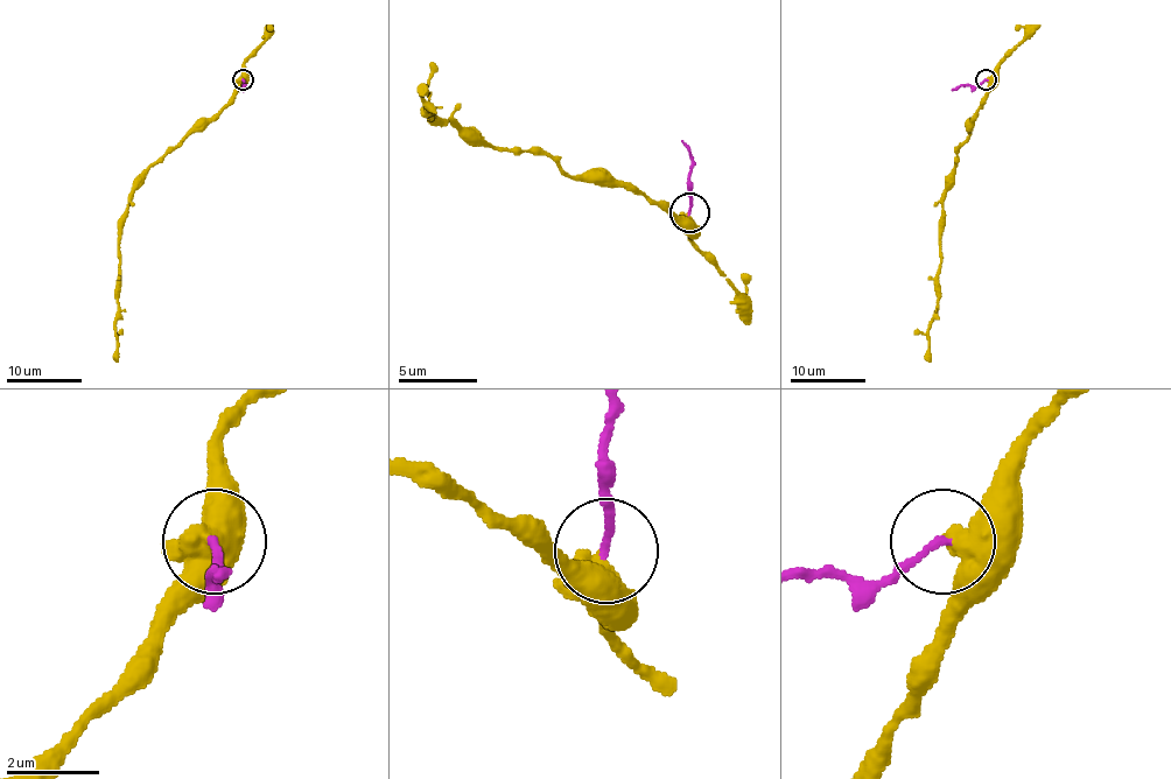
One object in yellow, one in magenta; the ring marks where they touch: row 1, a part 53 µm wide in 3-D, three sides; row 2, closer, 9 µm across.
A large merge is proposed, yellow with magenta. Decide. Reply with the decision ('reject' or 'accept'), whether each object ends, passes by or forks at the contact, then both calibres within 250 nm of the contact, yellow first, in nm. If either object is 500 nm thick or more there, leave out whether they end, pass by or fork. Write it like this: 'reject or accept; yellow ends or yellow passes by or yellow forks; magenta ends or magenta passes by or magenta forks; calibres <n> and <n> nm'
reject; calibres 600 and 150 nm

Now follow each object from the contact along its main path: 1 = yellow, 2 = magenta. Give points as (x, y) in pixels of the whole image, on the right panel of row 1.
1: (987, 79), (988, 95), (942, 190), (938, 317), (930, 324), (926, 360)
2: (987, 79), (975, 86), (960, 85), (952, 91)

